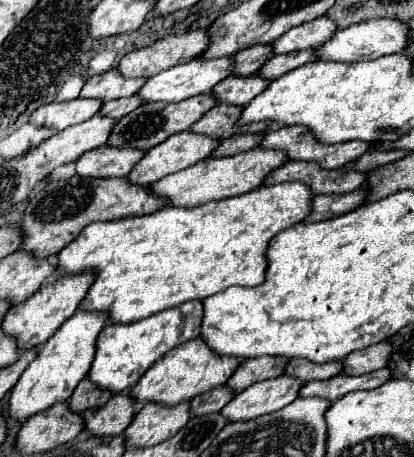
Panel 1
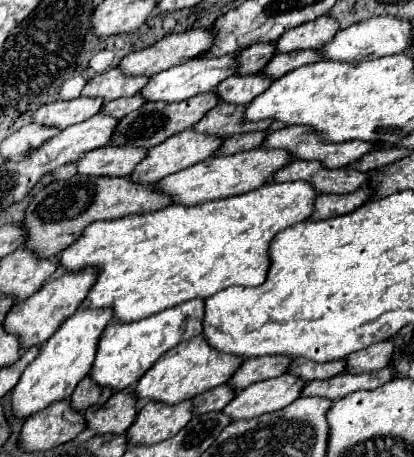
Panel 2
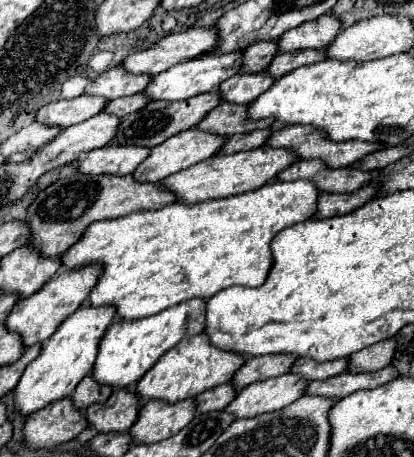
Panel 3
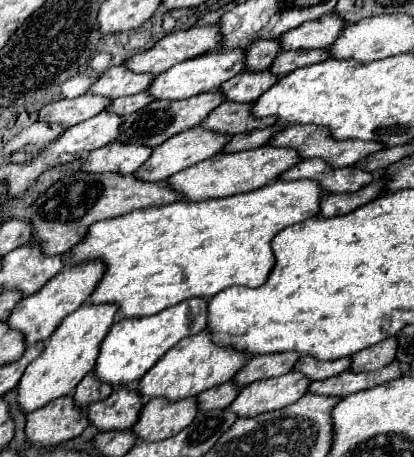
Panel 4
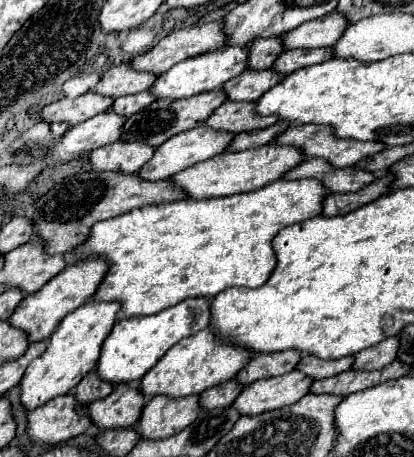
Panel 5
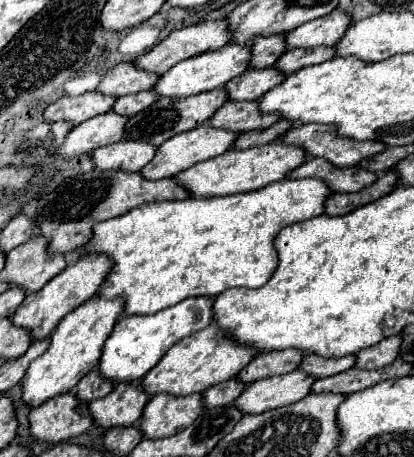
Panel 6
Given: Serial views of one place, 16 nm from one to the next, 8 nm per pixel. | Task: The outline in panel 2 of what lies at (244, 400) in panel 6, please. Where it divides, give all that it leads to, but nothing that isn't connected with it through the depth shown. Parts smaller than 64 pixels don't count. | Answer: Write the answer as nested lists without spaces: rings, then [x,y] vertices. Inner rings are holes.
[[[290,374],[254,382],[242,392],[238,392],[222,412],[226,416],[232,416],[234,422],[256,418],[292,404],[300,396],[302,388],[304,388],[304,382],[300,382],[300,378]]]

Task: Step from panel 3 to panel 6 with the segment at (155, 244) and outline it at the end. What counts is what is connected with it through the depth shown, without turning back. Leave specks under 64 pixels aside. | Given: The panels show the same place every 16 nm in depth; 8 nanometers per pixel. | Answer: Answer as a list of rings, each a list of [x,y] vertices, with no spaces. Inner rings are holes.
[[[304,178],[304,180],[278,180],[260,190],[246,194],[232,194],[224,198],[186,198],[174,202],[146,204],[128,212],[124,216],[104,220],[92,230],[92,240],[78,248],[80,256],[88,254],[106,254],[112,260],[112,268],[96,292],[94,298],[104,300],[124,300],[124,316],[146,316],[156,314],[164,308],[170,308],[192,296],[218,296],[220,292],[244,286],[260,288],[272,276],[278,258],[272,246],[276,234],[296,222],[320,216],[324,212],[324,200],[330,196],[330,190],[322,180]]]

